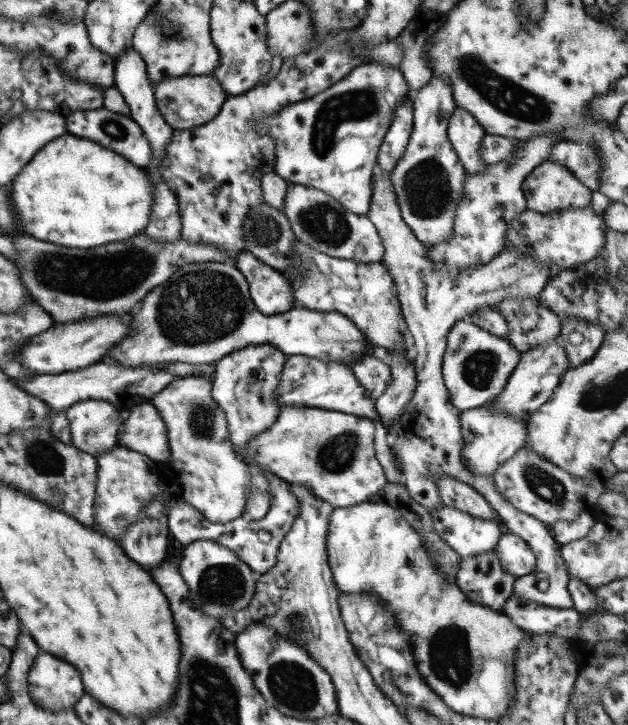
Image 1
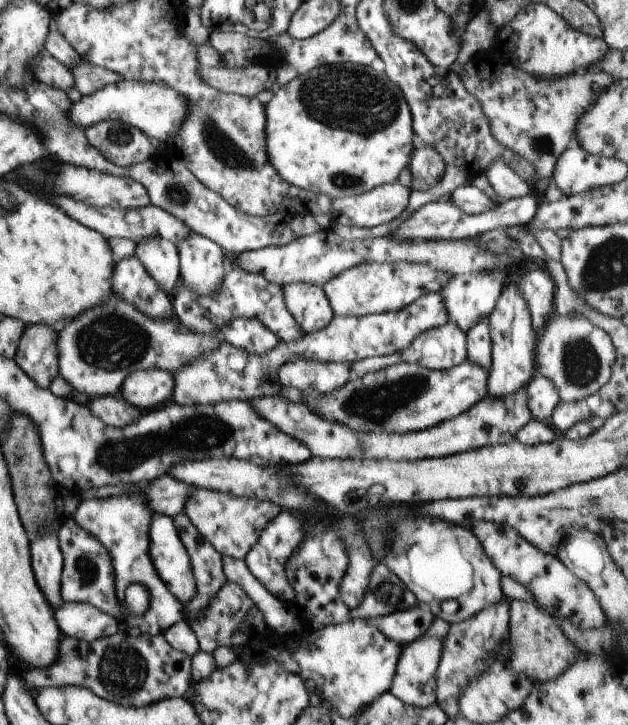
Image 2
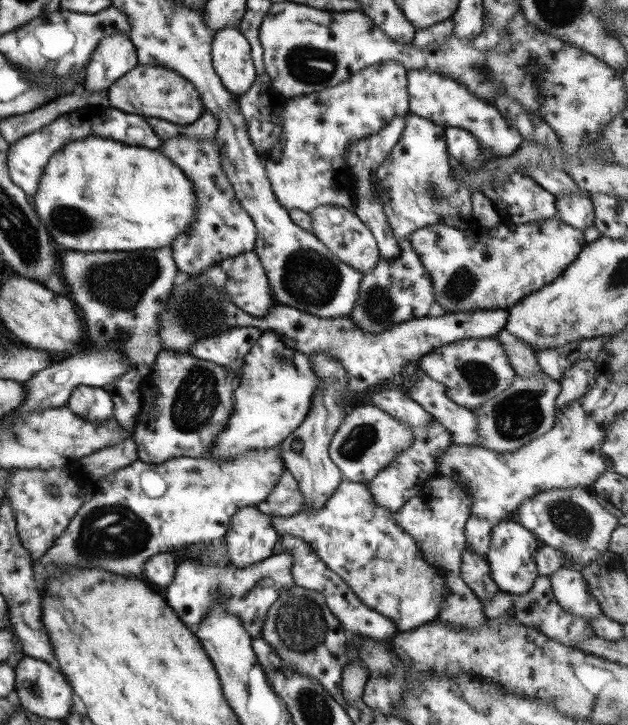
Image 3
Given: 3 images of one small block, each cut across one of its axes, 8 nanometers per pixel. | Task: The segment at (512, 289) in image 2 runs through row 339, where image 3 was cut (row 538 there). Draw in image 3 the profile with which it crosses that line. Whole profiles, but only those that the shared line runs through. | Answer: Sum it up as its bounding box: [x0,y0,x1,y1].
[485,519,539,596]

